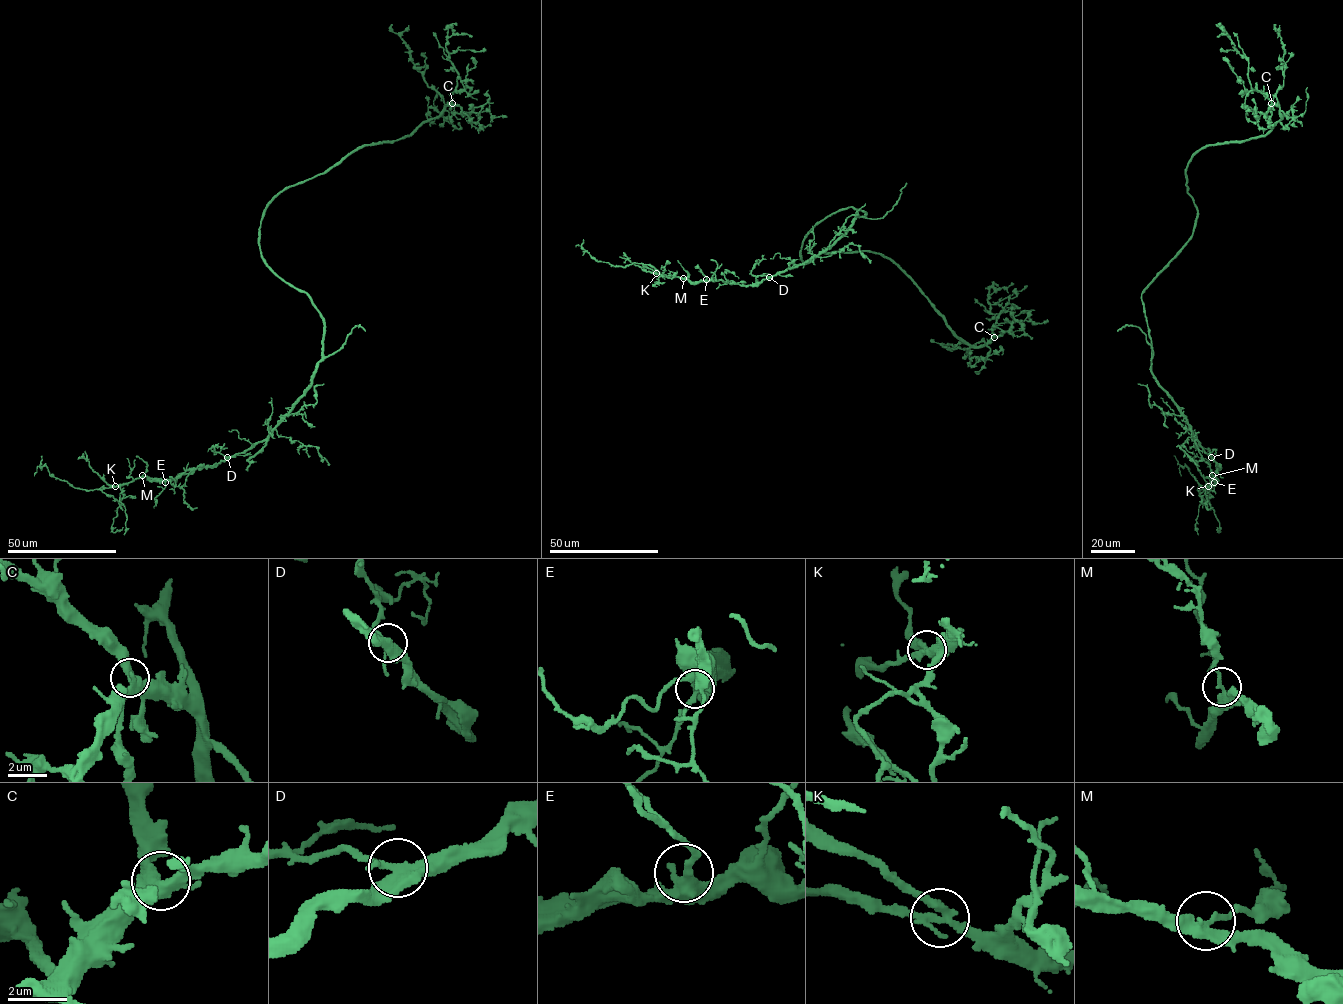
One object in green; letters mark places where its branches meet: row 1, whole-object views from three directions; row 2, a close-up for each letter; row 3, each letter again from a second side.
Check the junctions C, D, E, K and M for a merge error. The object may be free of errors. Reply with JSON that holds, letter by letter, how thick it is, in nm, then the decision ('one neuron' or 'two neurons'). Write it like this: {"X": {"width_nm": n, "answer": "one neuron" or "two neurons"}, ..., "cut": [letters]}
{"C": {"width_nm": 460, "answer": "one neuron"}, "D": {"width_nm": 360, "answer": "one neuron"}, "E": {"width_nm": 360, "answer": "one neuron"}, "K": {"width_nm": 280, "answer": "one neuron"}, "M": {"width_nm": 280, "answer": "one neuron"}, "cut": []}

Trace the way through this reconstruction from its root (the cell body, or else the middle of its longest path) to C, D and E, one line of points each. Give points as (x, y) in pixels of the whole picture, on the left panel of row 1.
C: (293, 285), (262, 255), (259, 229), (265, 208), (287, 187), (326, 172), (363, 145), (409, 136), (452, 103)
D: (293, 285), (307, 294), (321, 317), (322, 359), (315, 367), (311, 386), (271, 433), (244, 452), (227, 457)
E: (293, 285), (307, 294), (324, 325), (322, 359), (311, 386), (264, 439), (165, 482)

